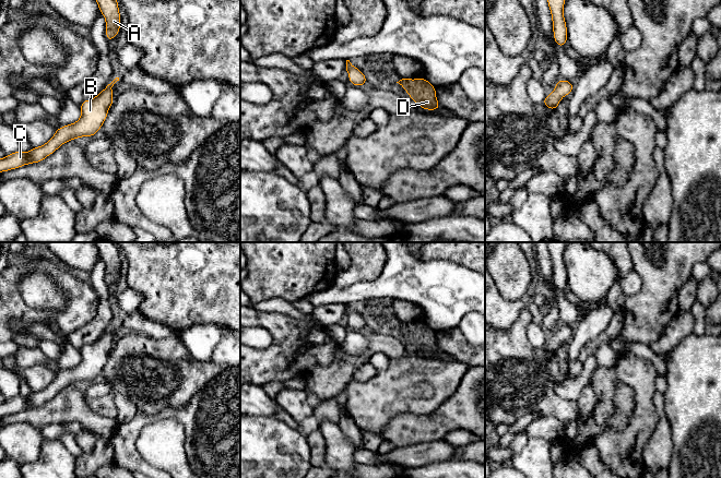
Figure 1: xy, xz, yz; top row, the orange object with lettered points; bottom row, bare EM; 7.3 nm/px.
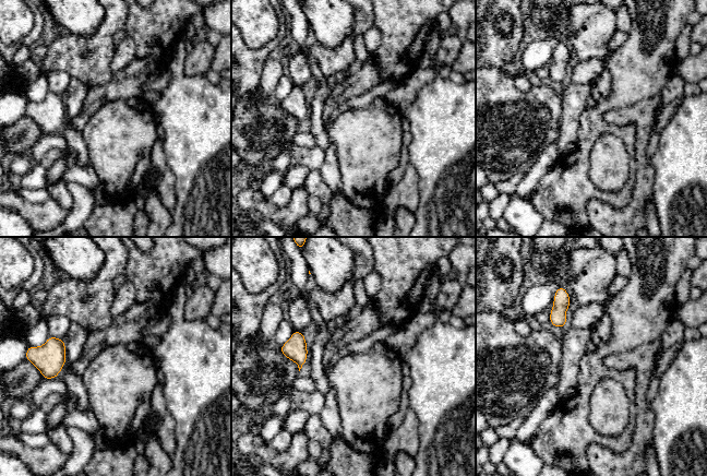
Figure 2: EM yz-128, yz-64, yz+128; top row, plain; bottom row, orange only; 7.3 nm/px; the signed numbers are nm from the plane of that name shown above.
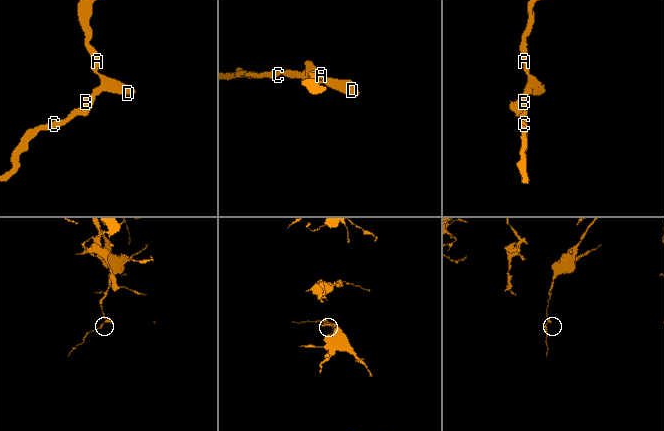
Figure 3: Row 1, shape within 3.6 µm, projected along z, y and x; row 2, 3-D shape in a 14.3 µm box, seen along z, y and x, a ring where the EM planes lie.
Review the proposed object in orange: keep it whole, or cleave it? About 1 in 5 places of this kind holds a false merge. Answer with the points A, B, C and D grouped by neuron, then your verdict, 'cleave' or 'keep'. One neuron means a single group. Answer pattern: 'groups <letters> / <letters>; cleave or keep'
groups A B C D; keep

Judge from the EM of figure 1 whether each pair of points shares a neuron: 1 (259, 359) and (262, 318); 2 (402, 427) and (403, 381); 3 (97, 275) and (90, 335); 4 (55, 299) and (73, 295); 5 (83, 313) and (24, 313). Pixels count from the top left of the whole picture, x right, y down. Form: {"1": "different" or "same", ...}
{"1": "same", "2": "different", "3": "same", "4": "different", "5": "same"}

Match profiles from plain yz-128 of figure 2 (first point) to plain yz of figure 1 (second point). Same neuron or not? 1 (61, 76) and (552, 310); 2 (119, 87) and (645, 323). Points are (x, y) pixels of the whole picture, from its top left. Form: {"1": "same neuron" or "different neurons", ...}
{"1": "same neuron", "2": "different neurons"}

